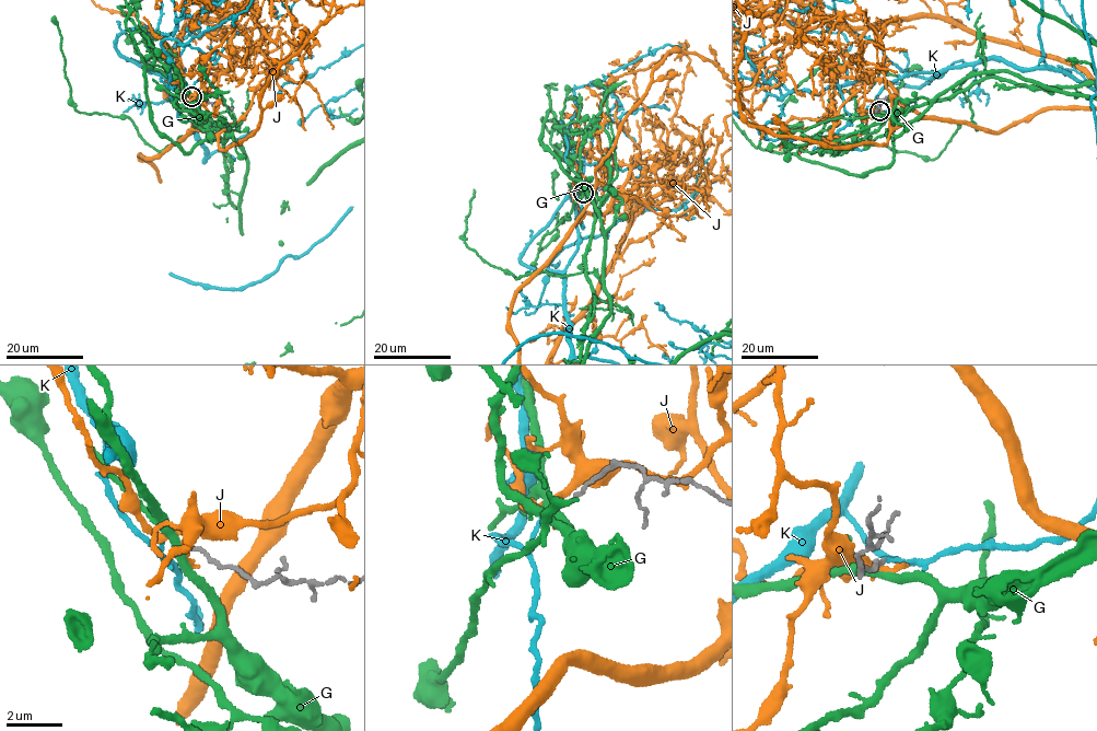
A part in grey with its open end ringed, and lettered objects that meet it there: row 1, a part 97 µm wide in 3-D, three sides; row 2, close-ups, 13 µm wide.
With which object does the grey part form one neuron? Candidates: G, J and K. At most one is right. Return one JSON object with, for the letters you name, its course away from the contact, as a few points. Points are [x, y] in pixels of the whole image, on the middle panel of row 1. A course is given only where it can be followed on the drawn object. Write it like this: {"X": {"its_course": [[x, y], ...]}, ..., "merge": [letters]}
{"merge": ["K"]}

